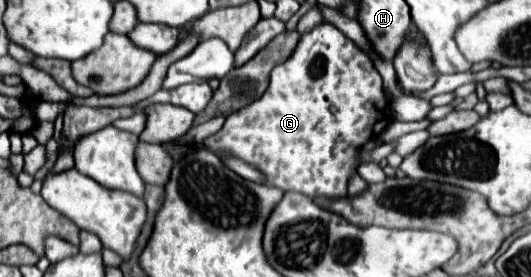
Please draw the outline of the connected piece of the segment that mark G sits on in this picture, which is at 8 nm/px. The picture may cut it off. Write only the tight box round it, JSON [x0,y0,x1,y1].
[202,23,392,199]

